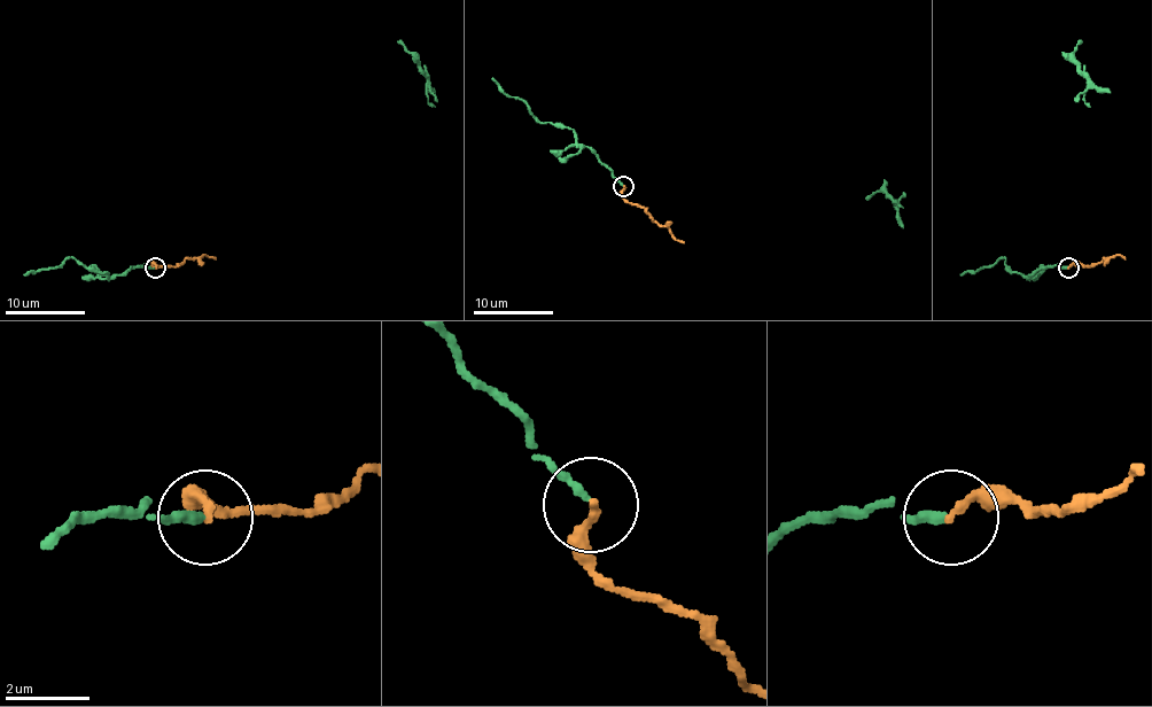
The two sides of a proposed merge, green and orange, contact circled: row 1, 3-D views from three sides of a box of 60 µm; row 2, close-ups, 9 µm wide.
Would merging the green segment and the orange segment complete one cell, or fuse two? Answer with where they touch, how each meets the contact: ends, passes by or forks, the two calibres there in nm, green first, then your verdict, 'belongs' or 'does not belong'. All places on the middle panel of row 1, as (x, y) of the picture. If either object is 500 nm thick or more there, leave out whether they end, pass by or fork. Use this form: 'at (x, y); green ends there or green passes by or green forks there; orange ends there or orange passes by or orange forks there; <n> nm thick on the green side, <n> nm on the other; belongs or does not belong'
at (623, 186); green ends there; orange ends there; 200 nm thick on the green side, 220 nm on the other; belongs

